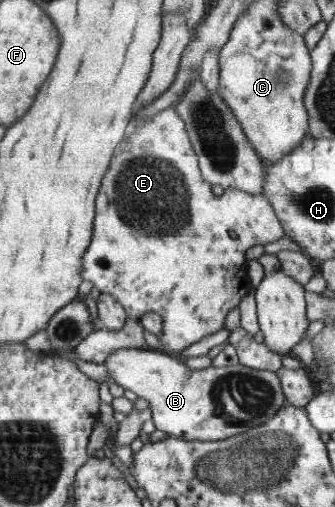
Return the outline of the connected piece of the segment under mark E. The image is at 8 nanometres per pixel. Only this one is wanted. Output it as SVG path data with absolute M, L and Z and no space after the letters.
M175 107L165 109L152 118L140 120L137 116L133 118L132 126L126 133L124 142L118 147L116 155L112 158L111 170L107 172L103 180L103 188L99 198L96 198L96 219L94 220L94 235L92 243L84 256L83 277L90 280L100 292L112 294L127 310L129 320L141 320L143 314L148 312L157 313L162 319L162 333L159 336L161 349L166 352L182 353L193 344L224 330L227 313L249 294L249 291L256 289L248 275L247 250L253 246L266 245L270 242L277 242L286 236L284 225L280 217L276 215L276 209L272 201L264 194L254 195L239 189L224 190L220 196L215 196L211 190L211 183L204 179L200 167L200 158L193 146L188 131L188 124L183 117L177 113Z

